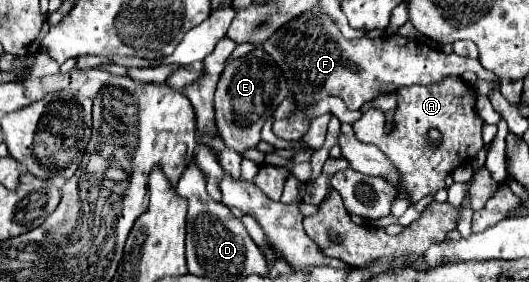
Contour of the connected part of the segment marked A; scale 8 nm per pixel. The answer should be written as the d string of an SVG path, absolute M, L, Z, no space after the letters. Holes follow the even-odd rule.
M460 76L444 78L444 82L438 82L434 86L406 86L404 90L396 90L398 96L398 106L396 106L396 116L394 116L394 130L390 134L384 134L384 112L366 112L362 114L360 120L354 122L354 132L356 138L361 142L378 146L392 162L396 162L396 168L402 174L402 186L412 198L412 202L418 202L424 196L434 196L440 188L446 188L446 176L452 174L458 166L472 161L478 150L484 146L482 142L482 124L484 120L476 112L476 90L462 82ZM428 128L438 128L444 136L442 144L438 148L430 148L426 142L426 132Z

